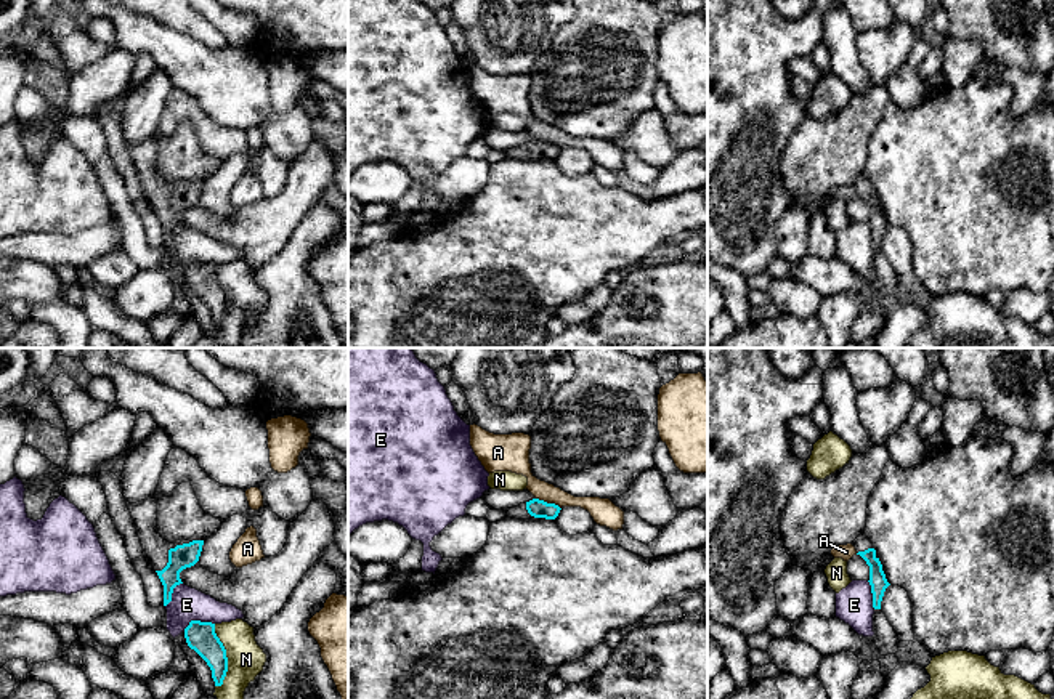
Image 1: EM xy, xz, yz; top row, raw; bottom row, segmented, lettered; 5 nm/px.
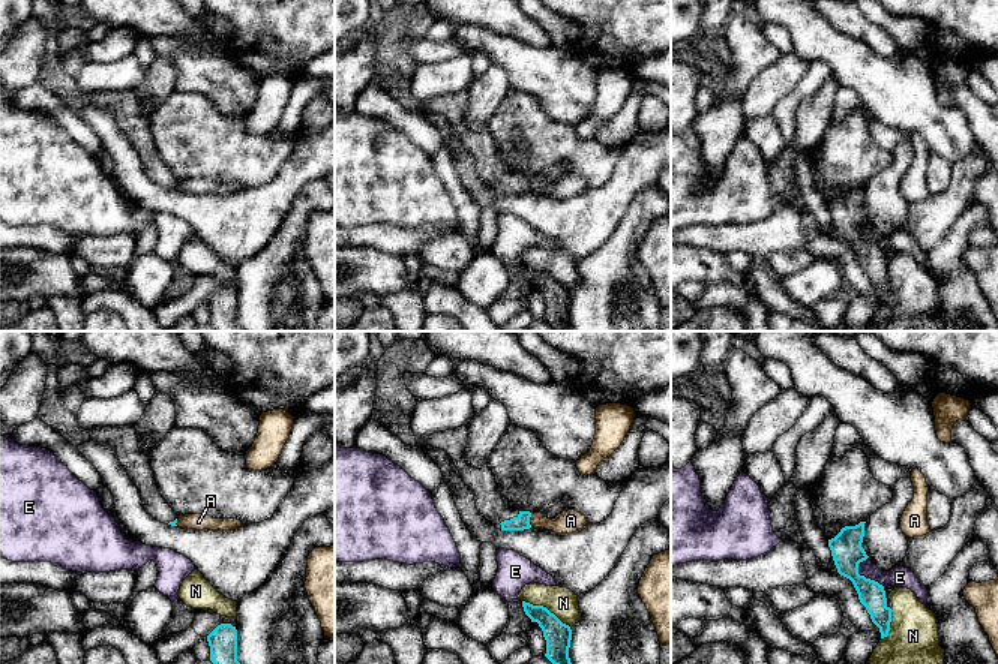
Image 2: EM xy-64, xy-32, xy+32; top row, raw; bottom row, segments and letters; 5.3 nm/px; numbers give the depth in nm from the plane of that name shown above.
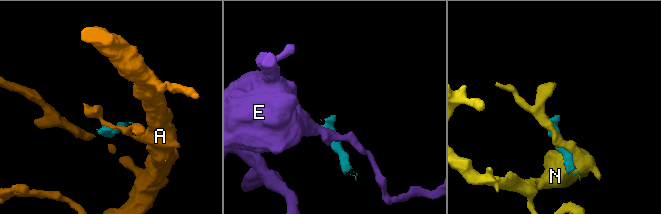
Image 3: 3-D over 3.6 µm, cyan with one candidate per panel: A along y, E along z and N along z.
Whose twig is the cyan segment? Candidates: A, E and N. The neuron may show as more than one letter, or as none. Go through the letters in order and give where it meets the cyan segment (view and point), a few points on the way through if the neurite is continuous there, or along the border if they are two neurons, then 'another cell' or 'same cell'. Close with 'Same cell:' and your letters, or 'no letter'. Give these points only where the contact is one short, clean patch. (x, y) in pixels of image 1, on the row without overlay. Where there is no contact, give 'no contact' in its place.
A: xz (549, 145) | along xz (536, 138), (554, 143), (560, 149) | another cell
E: xy (198, 262) | along xy (214, 263), (191, 262), (183, 271) | another cell
N: xy (225, 297) | along xy (214, 265), (214, 273), (227, 298), (227, 316), (220, 327) | another cell
Same cell: no letter

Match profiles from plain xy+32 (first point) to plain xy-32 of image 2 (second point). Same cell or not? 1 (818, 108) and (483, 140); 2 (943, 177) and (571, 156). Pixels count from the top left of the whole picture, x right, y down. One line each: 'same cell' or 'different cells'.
1: different cells
2: same cell

